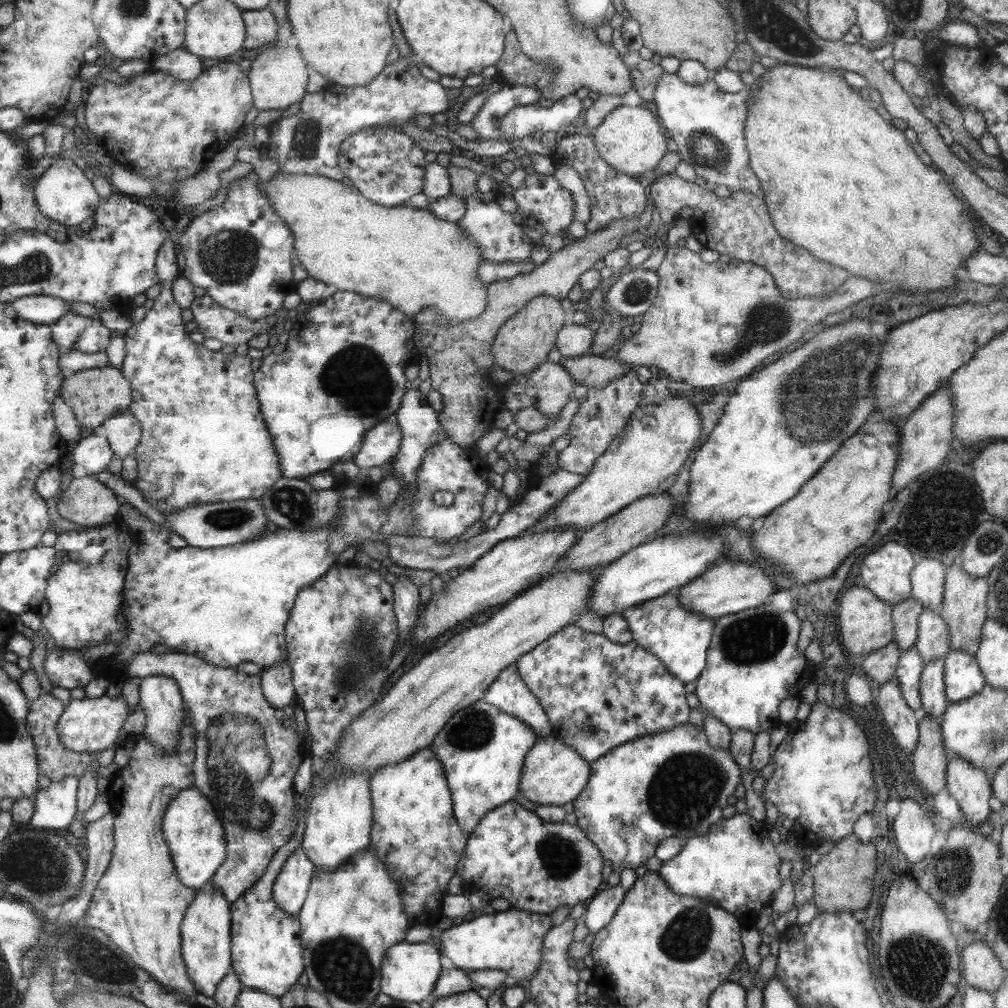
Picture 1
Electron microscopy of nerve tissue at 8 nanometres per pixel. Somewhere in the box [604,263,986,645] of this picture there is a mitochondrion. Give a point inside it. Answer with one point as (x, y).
(817, 400)

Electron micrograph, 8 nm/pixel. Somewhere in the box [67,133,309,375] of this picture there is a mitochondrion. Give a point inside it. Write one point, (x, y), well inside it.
(229, 255)

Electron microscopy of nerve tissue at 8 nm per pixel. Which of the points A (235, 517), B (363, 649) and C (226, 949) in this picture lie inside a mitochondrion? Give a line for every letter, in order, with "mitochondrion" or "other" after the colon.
A: mitochondrion
B: mitochondrion
C: other

